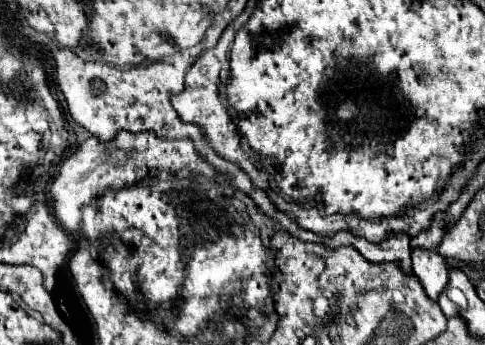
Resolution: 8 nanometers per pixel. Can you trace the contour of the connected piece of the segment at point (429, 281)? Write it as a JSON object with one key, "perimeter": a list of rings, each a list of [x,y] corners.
{"perimeter":[[[413,249],[413,273],[419,277],[419,281],[425,287],[425,293],[437,301],[439,293],[445,289],[449,281],[449,267],[447,261],[435,251],[435,249]]]}

